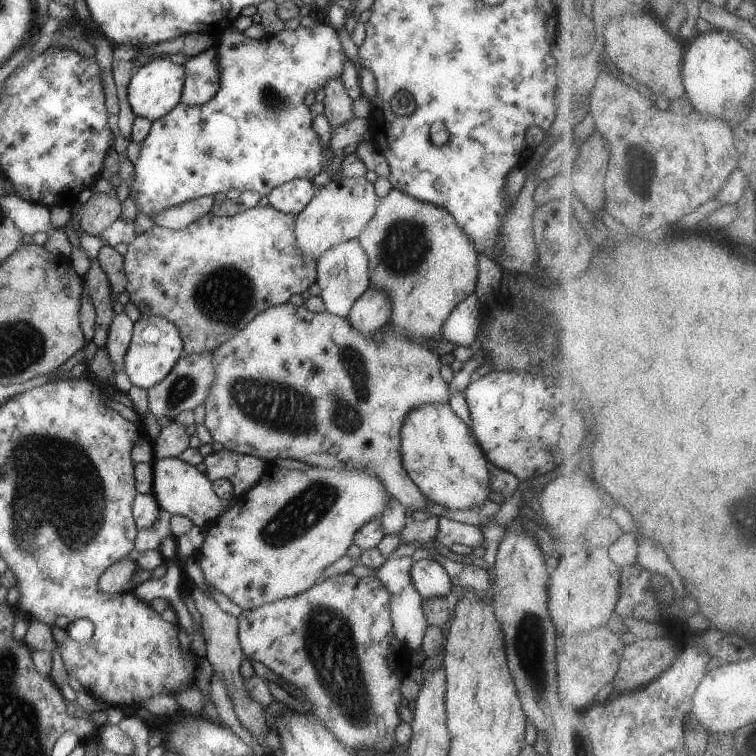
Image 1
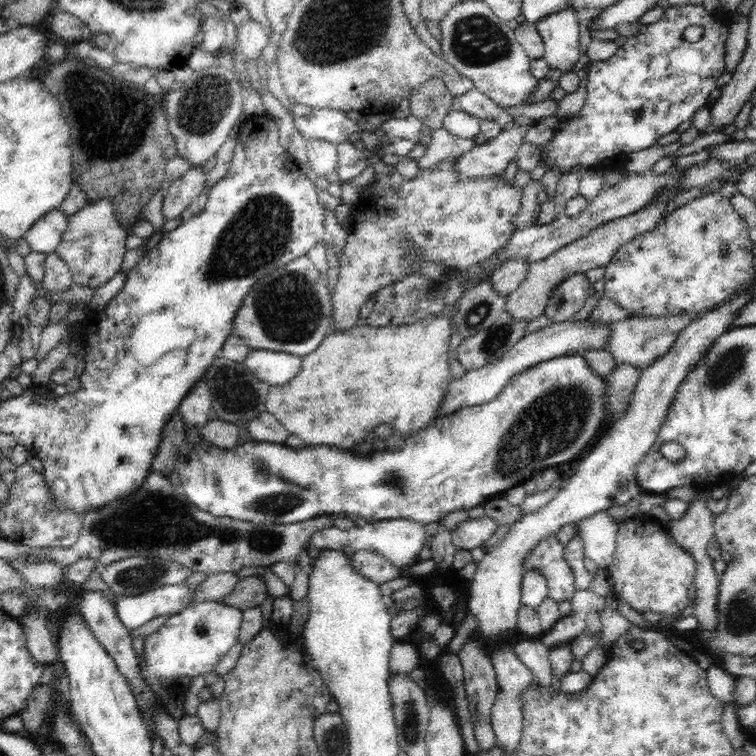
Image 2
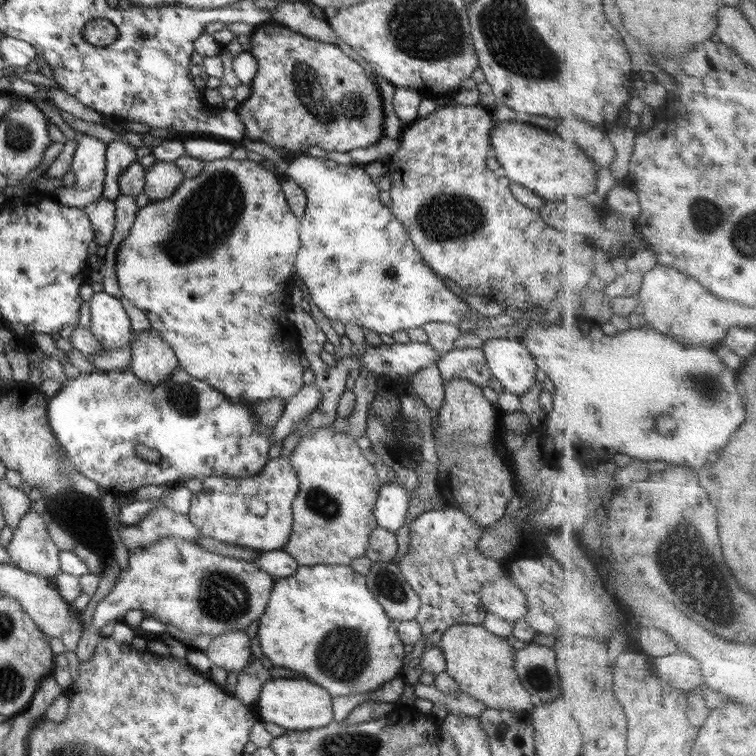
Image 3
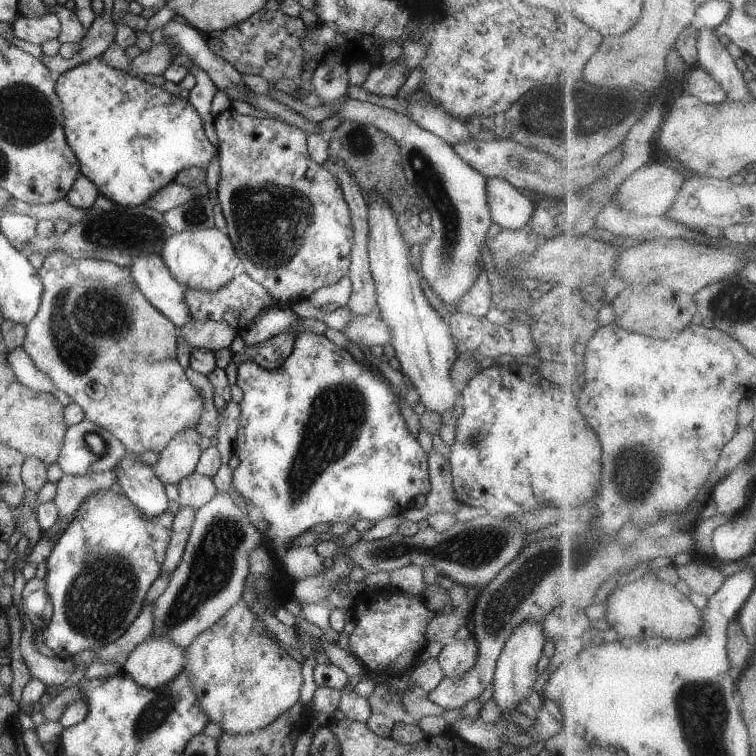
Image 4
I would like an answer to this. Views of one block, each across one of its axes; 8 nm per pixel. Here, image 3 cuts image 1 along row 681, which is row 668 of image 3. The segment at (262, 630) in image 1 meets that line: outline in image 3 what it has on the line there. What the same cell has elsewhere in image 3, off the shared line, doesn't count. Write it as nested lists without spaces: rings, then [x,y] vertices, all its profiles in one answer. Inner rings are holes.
[[[316,564],[312,566],[302,566],[296,569],[296,572],[292,573],[292,576],[288,578],[281,578],[275,580],[274,586],[270,592],[267,610],[264,615],[257,621],[258,626],[258,642],[262,647],[262,653],[268,657],[274,667],[284,668],[296,672],[302,679],[307,679],[313,684],[324,688],[330,692],[330,696],[336,698],[336,696],[350,696],[350,694],[366,694],[366,692],[374,692],[378,690],[380,686],[390,683],[396,676],[401,674],[401,669],[404,665],[404,657],[406,652],[404,651],[404,644],[398,639],[396,626],[397,622],[392,621],[382,609],[382,606],[378,603],[378,600],[370,592],[366,584],[366,575],[358,574],[351,565],[344,564]]]

